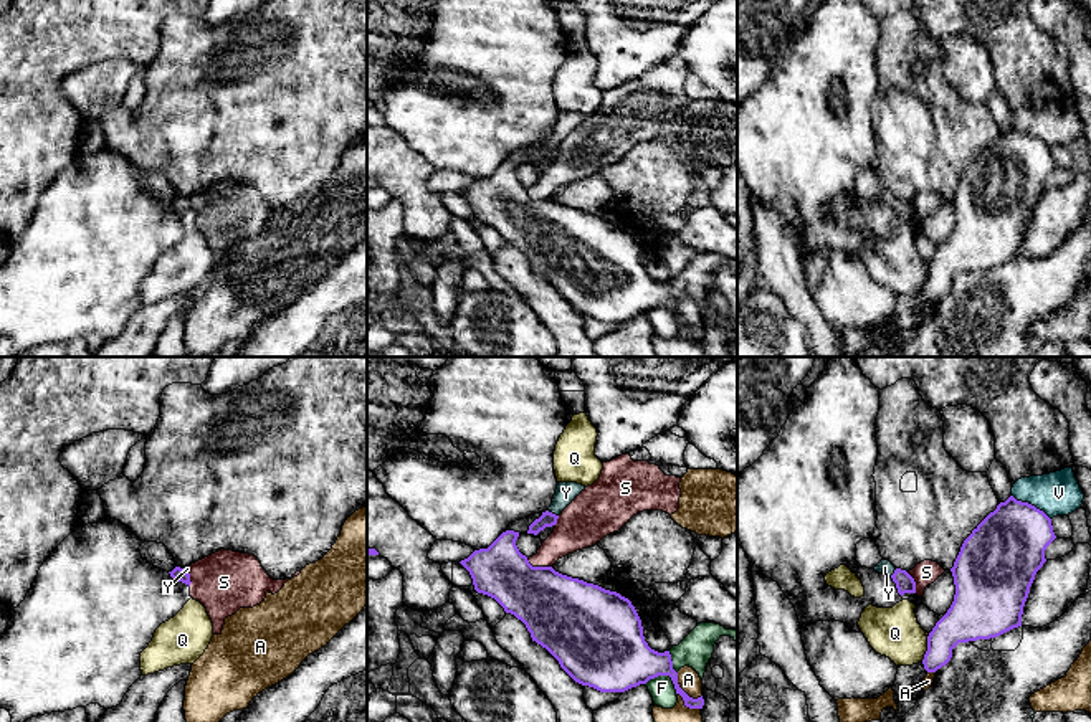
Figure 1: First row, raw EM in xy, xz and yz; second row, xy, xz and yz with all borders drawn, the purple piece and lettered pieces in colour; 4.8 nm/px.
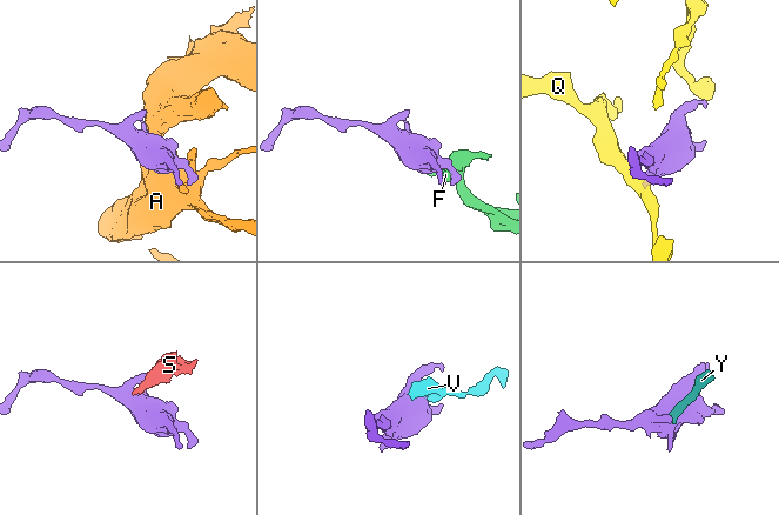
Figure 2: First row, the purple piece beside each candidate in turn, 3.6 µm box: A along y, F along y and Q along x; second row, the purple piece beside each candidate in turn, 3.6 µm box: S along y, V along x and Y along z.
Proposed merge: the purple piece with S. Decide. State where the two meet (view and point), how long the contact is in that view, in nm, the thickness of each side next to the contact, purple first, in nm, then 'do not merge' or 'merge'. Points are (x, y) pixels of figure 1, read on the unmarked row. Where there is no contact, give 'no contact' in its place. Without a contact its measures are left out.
contact xz (539, 197); length 130 nm; calibres 360 and 190 nm; do not merge

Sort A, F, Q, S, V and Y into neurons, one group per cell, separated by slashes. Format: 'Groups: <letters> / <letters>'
Groups: A / F / Q / S V / Y

